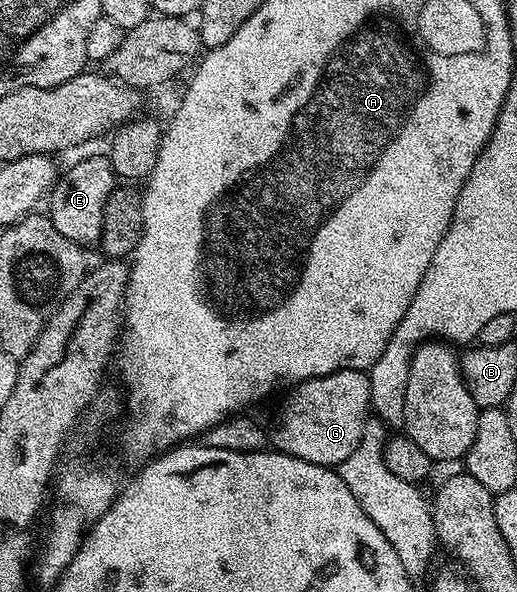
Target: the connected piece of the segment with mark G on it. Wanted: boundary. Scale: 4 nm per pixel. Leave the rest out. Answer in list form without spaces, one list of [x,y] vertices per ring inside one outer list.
[[[357,368],[332,372],[301,381],[289,394],[268,434],[273,449],[315,465],[339,467],[361,444],[365,422],[370,418],[372,400],[367,373]]]

